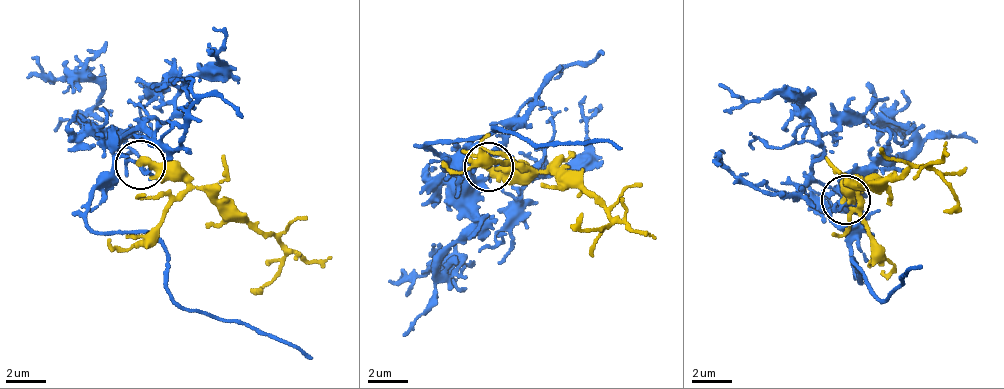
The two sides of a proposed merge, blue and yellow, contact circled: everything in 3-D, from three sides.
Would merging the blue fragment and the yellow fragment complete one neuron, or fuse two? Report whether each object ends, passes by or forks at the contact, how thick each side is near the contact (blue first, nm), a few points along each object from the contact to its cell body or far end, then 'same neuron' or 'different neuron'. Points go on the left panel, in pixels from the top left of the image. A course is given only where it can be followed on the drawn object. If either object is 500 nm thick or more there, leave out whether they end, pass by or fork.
blue passes by | yellow ends | 170/460 nm | blue via (139, 166), (112, 165), (85, 221), (96, 234), (145, 230), (184, 309), (246, 322), (314, 357) | yellow via (139, 166), (179, 166), (216, 197), (278, 238), (285, 252), (262, 288) | different neuron

